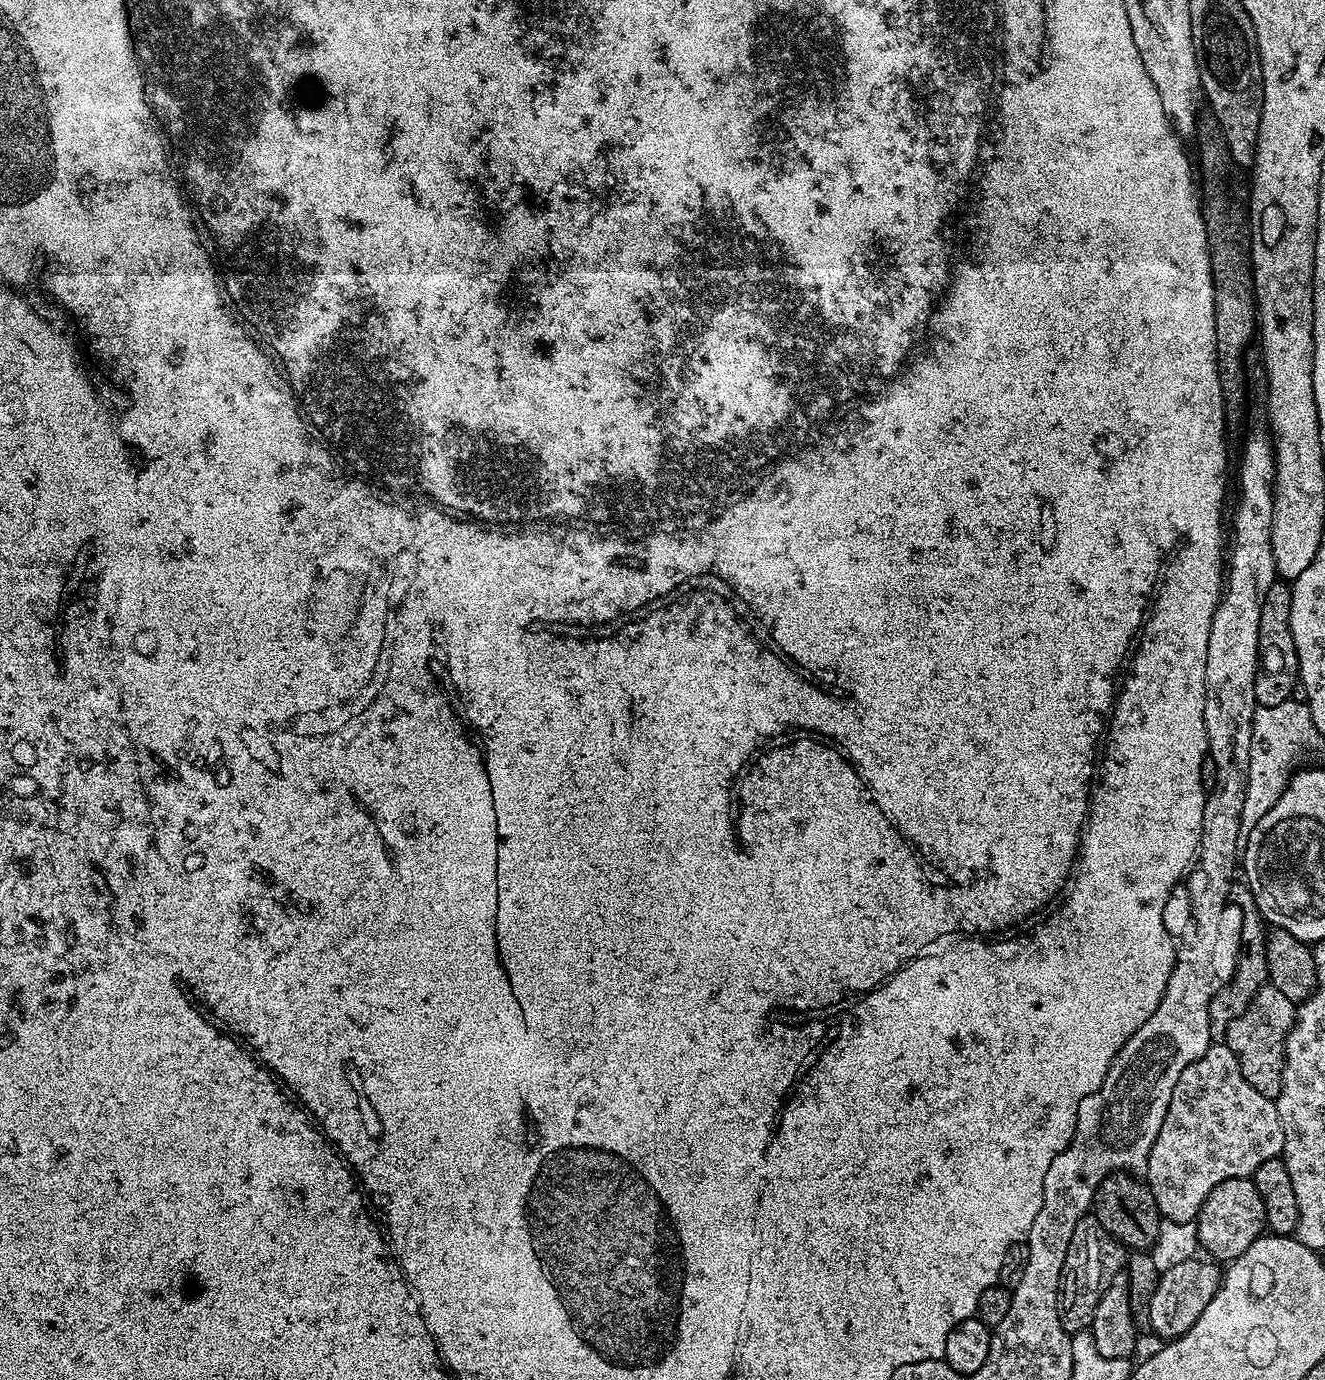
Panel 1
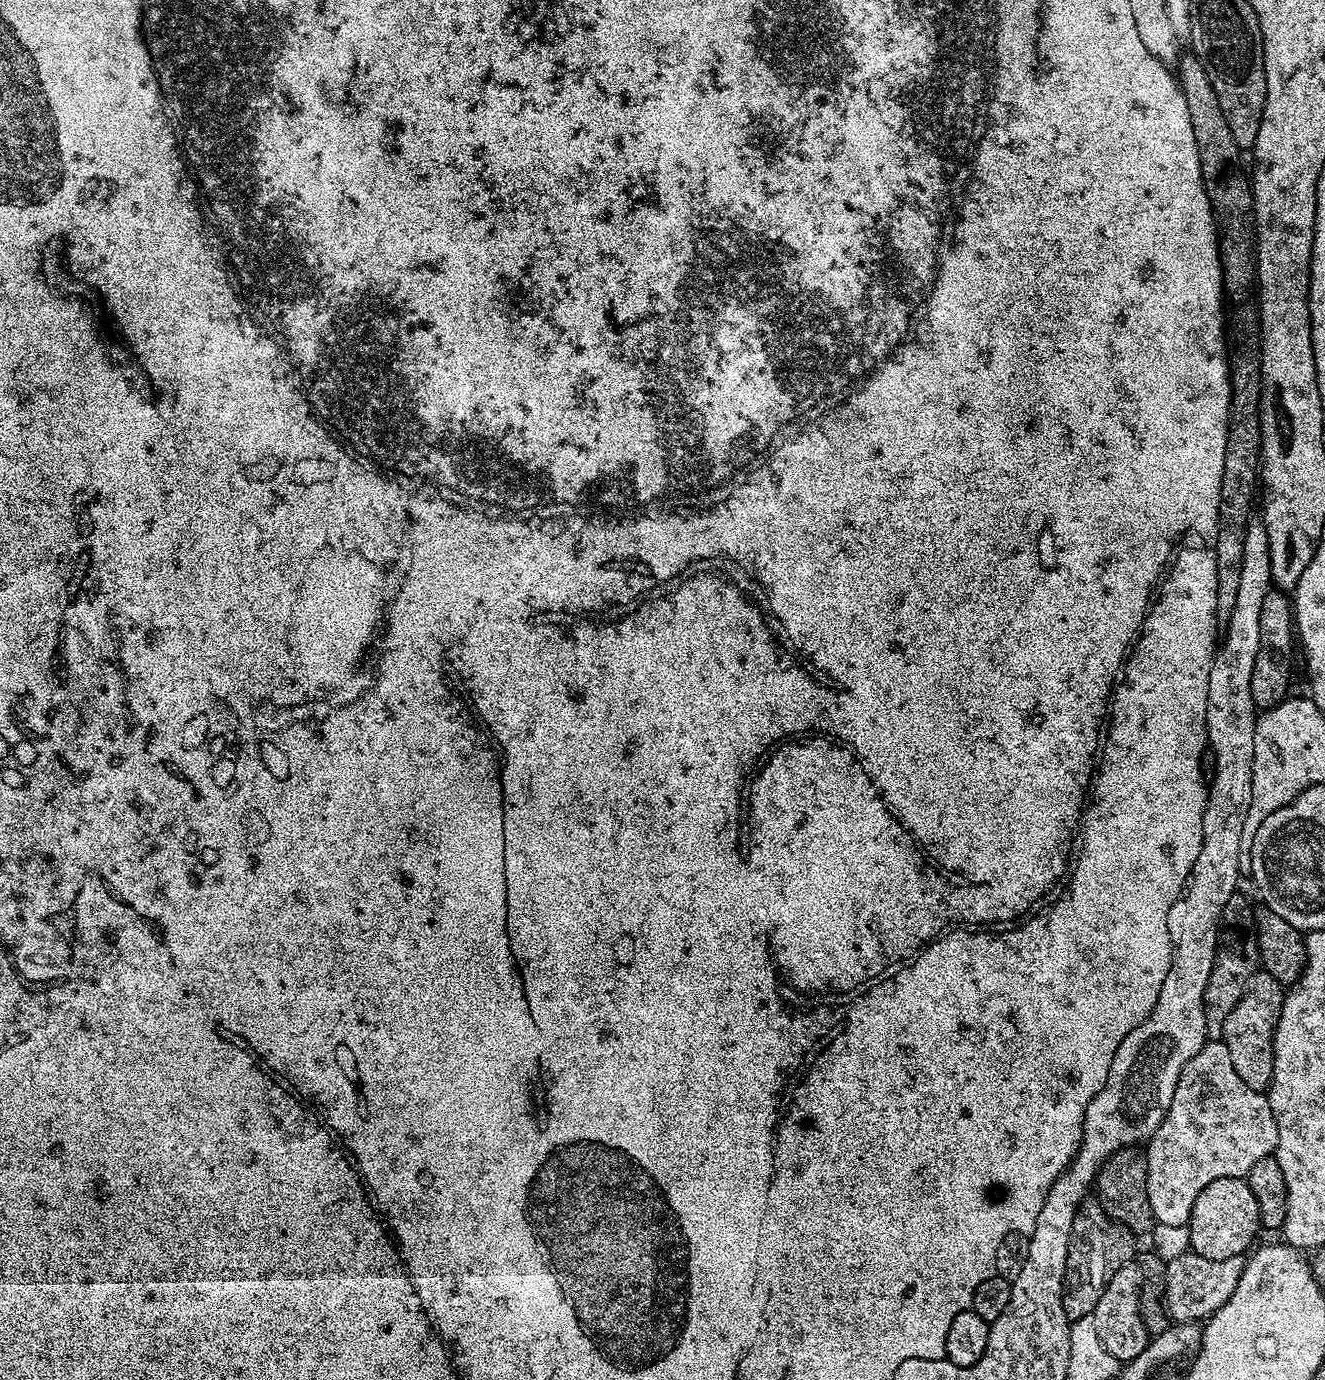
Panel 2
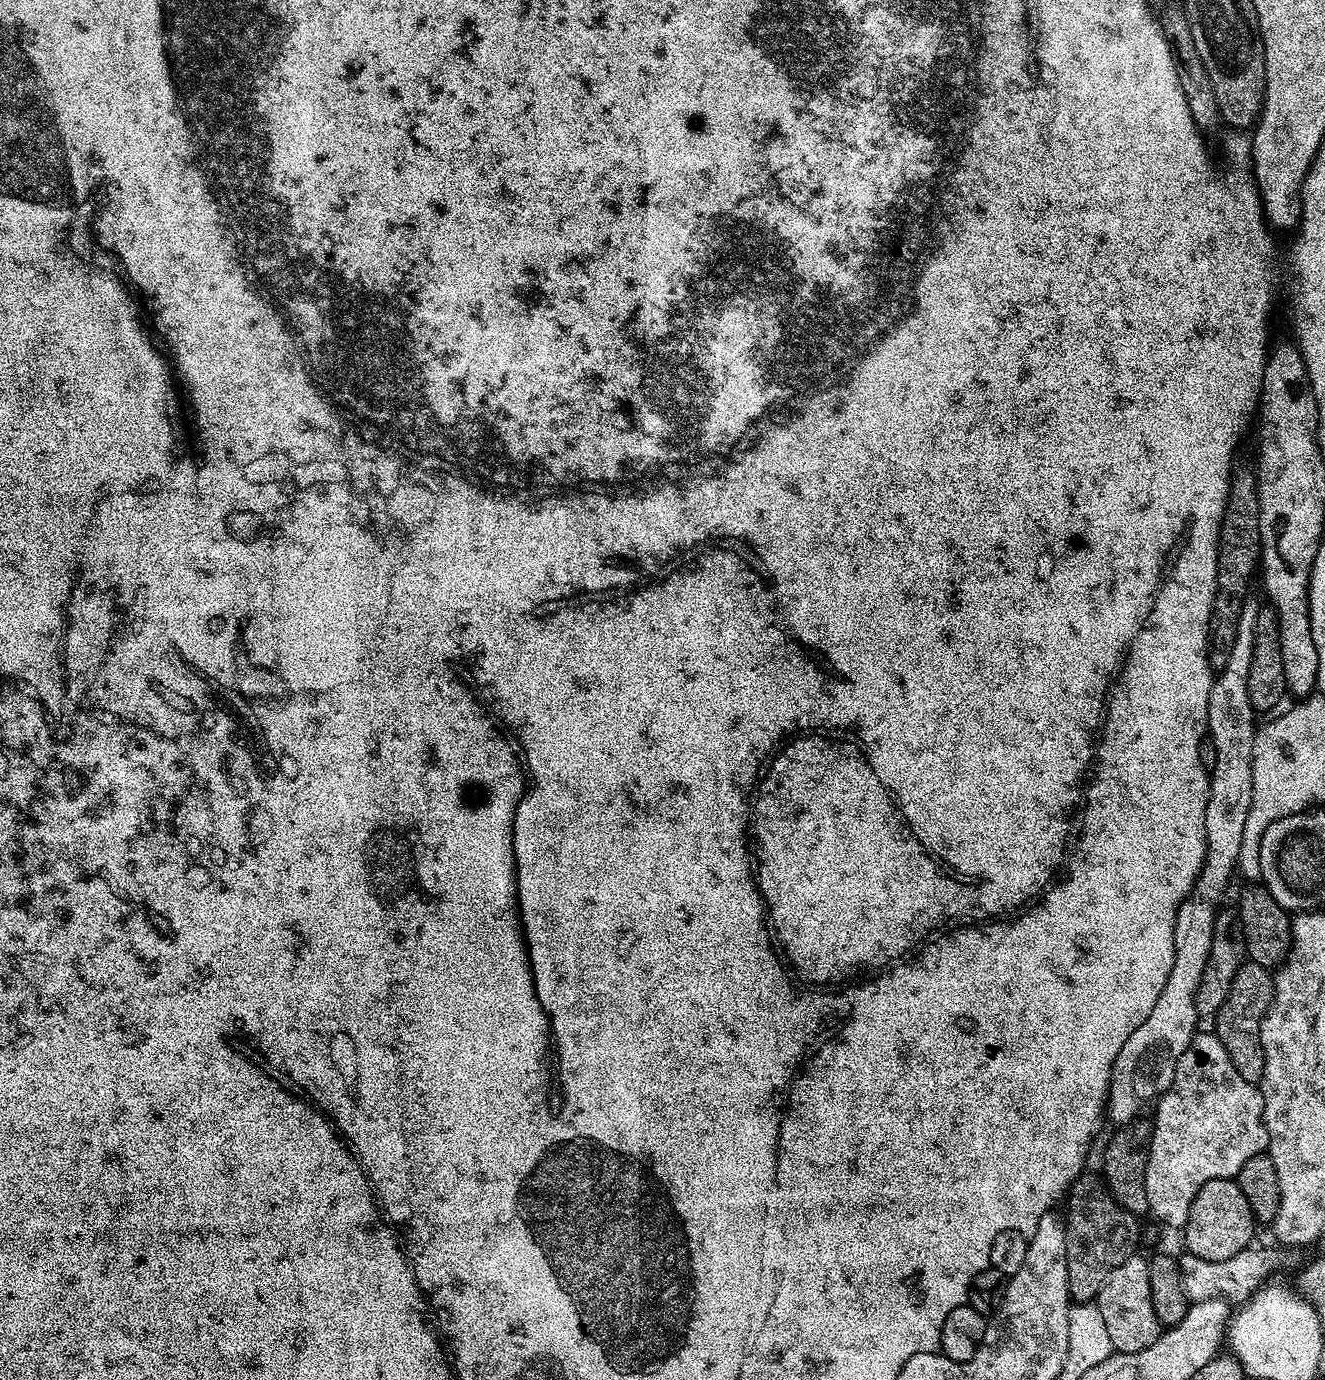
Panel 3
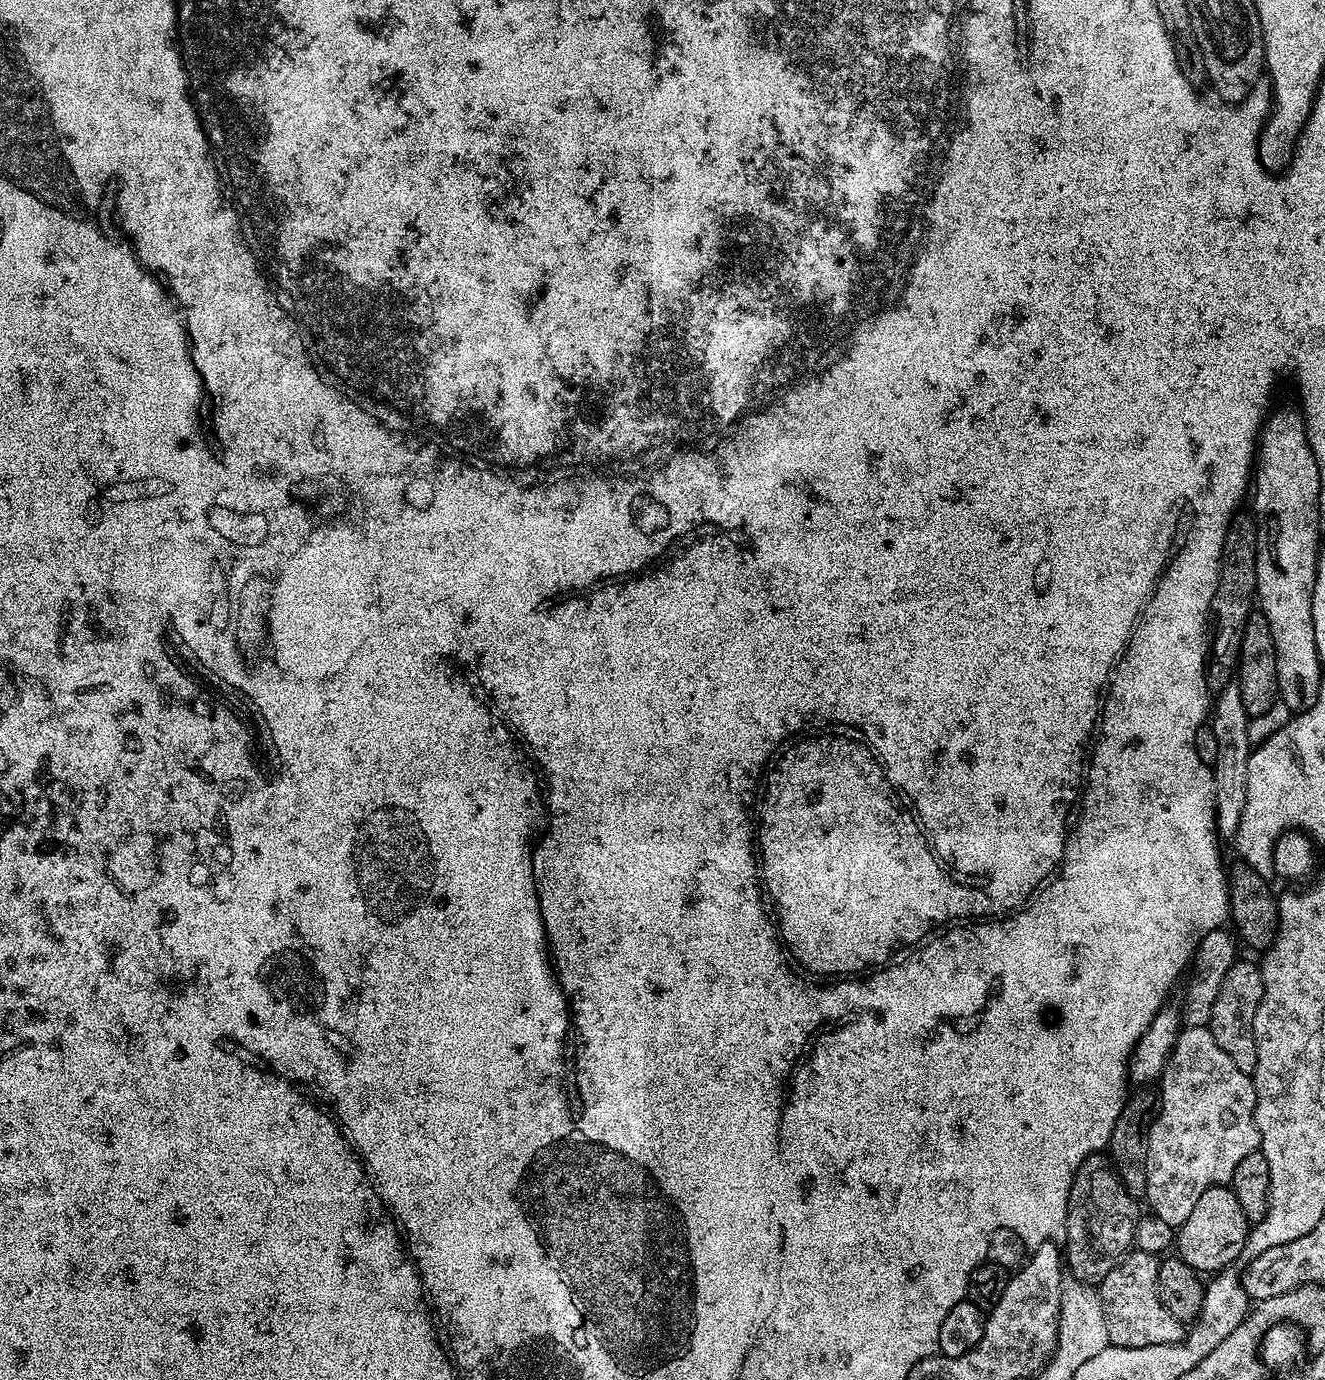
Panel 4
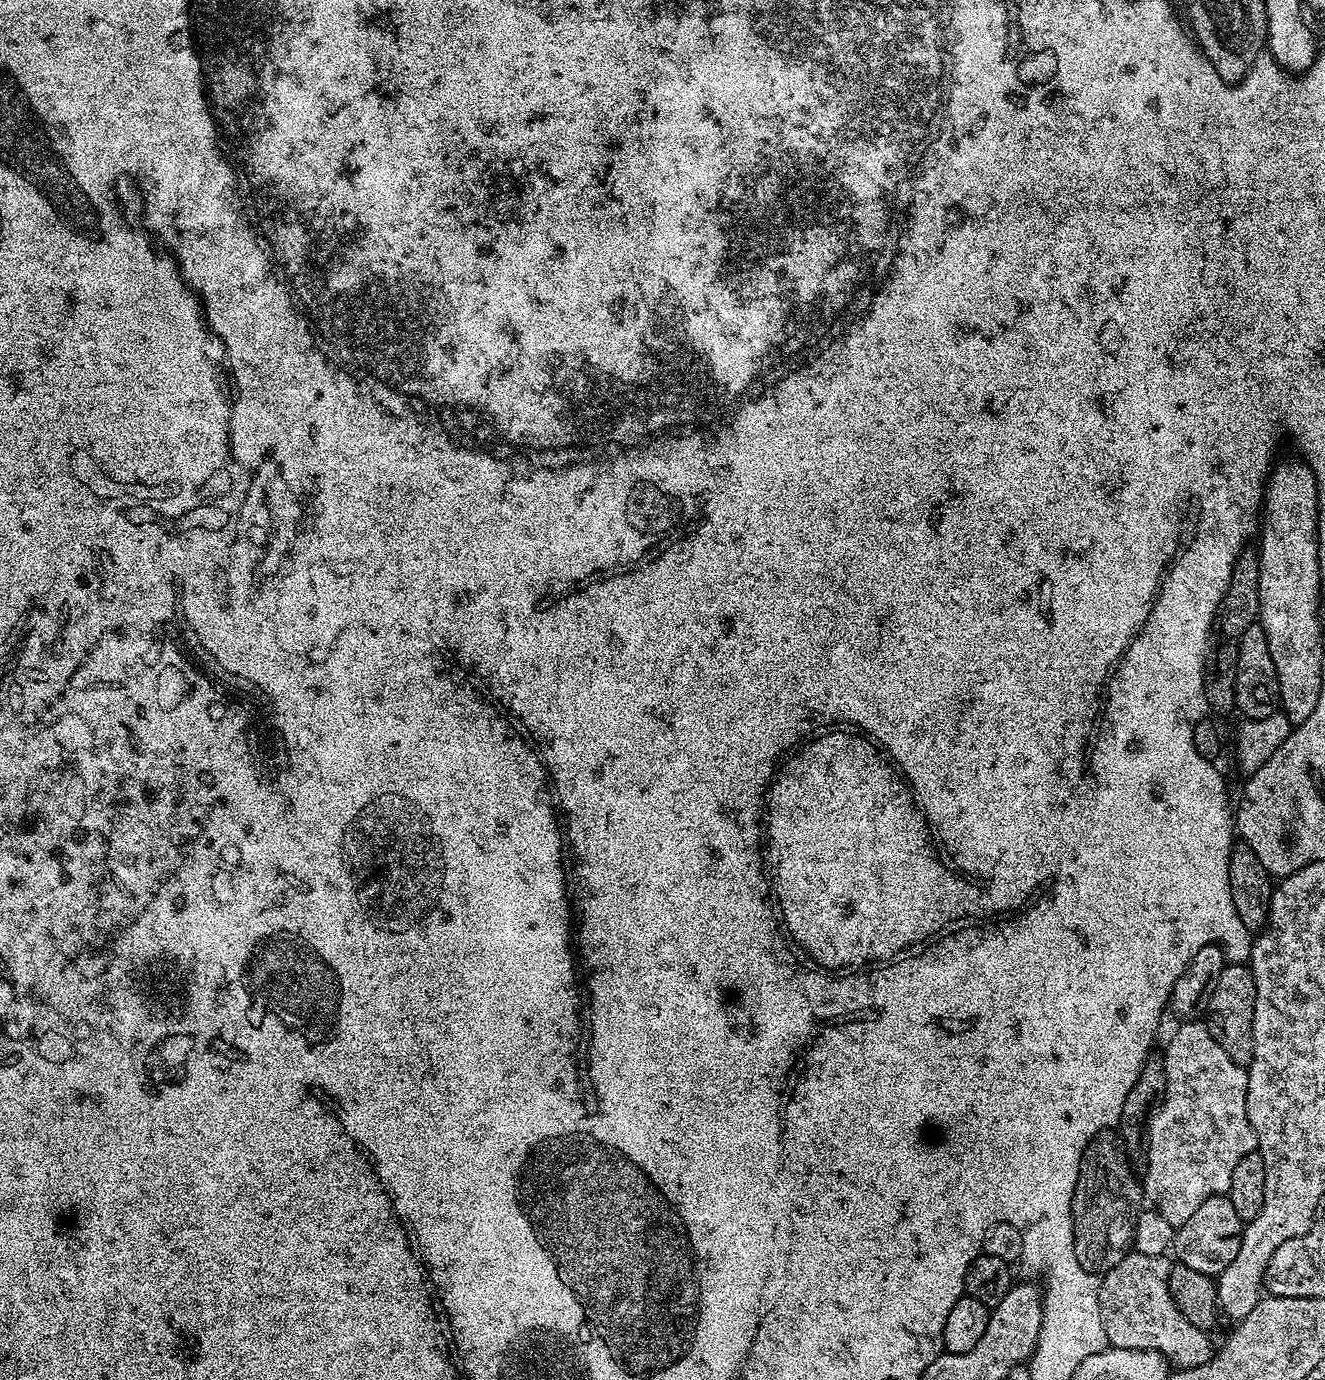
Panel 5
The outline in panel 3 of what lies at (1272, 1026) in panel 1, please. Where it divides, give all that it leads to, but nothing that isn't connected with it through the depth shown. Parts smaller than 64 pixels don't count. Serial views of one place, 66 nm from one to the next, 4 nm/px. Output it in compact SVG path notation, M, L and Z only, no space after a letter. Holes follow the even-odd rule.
M1246 962L1234 976L1234 986L1230 986L1230 994L1226 994L1226 1002L1222 1002L1222 1010L1218 1010L1215 1036L1226 1046L1226 1054L1230 1054L1230 1062L1234 1062L1234 1070L1246 1078L1246 1082L1259 1085L1264 1073L1264 1055L1262 1054L1262 1018L1268 1012L1274 998L1276 985L1273 973L1261 964Z

